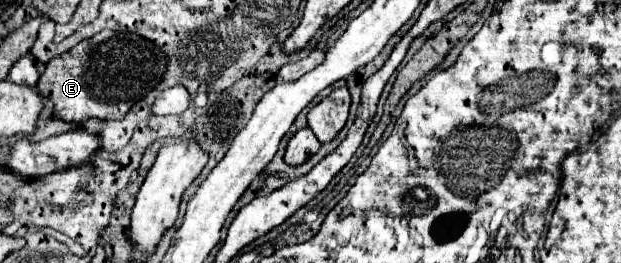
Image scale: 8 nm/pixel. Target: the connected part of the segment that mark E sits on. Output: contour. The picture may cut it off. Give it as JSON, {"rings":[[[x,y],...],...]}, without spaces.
{"rings":[[[102,30],[94,34],[92,38],[82,40],[76,44],[72,50],[52,58],[46,64],[46,70],[42,72],[36,88],[42,96],[50,98],[54,102],[54,116],[64,118],[64,122],[74,122],[82,124],[90,118],[100,118],[100,120],[122,120],[126,112],[130,110],[132,104],[142,100],[162,78],[166,68],[166,56],[148,40],[144,40],[138,34],[128,34],[128,32],[112,32],[112,30]]]}

